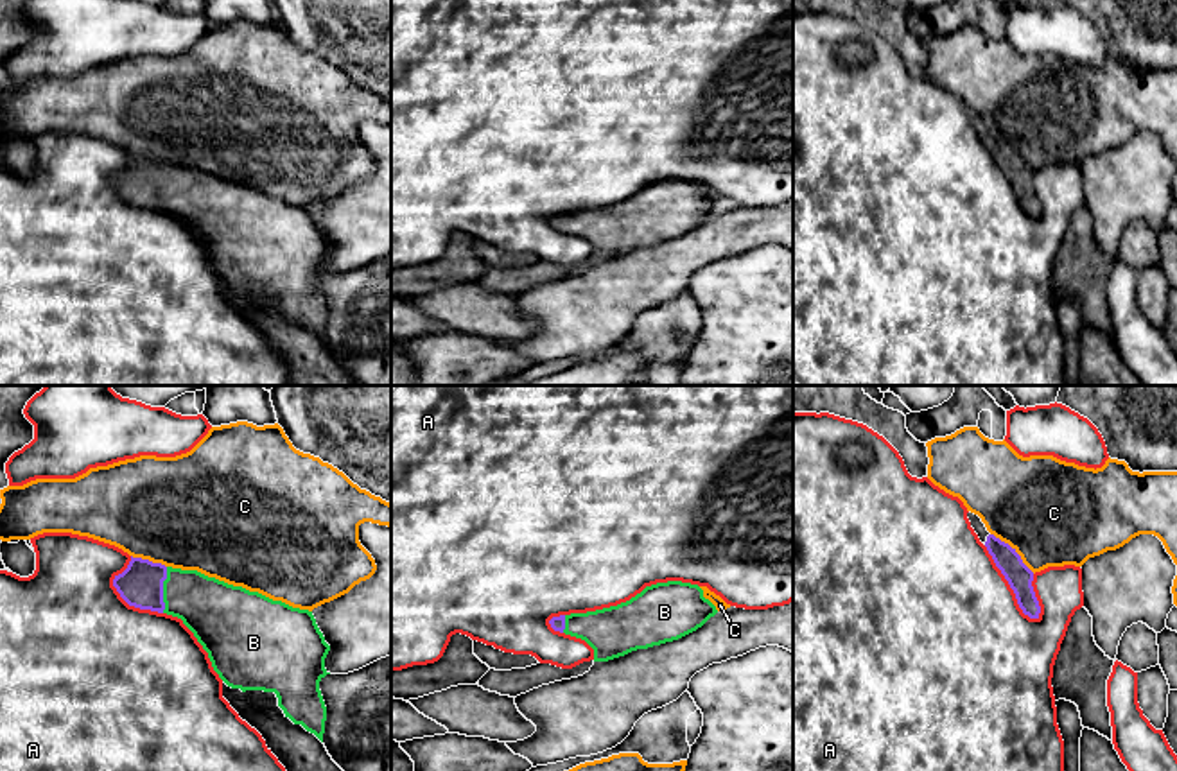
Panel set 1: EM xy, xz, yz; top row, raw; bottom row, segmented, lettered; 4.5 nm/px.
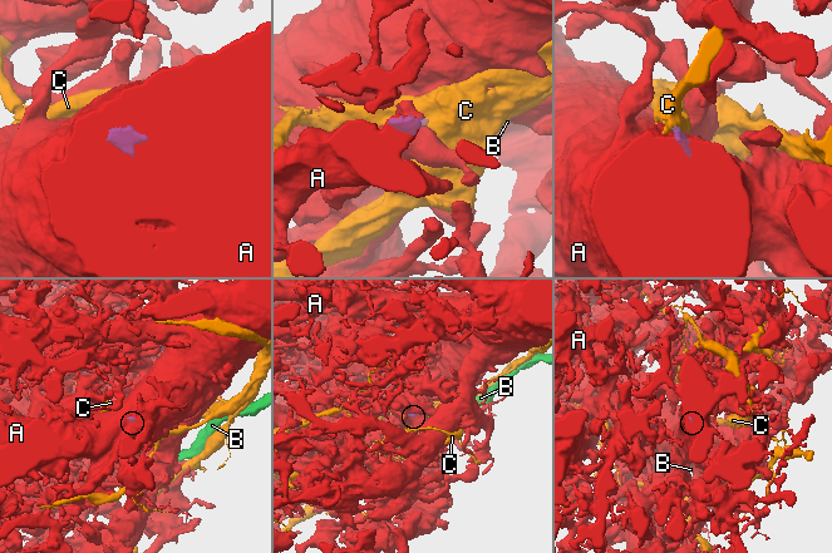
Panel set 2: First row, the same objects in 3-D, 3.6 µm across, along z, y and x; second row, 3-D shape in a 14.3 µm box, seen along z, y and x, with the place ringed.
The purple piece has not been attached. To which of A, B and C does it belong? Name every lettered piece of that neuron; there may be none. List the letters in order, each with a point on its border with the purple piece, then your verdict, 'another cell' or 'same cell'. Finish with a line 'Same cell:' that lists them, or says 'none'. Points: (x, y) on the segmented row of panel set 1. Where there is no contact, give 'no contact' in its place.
A: meets purple in yz at (1011, 587); another cell
B: meets purple in xy at (162, 590); same cell
C: meets purple in yz at (1014, 551); another cell
Same cell: B

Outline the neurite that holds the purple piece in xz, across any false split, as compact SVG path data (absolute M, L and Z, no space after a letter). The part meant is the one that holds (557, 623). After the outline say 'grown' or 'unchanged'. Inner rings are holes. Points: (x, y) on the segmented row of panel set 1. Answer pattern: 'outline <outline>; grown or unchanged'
outline M667 581L646 586L617 606L553 617L549 624L554 631L585 640L594 649L594 662L608 662L637 649L678 640L702 628L716 613L716 606L703 597L698 585Z; grown

